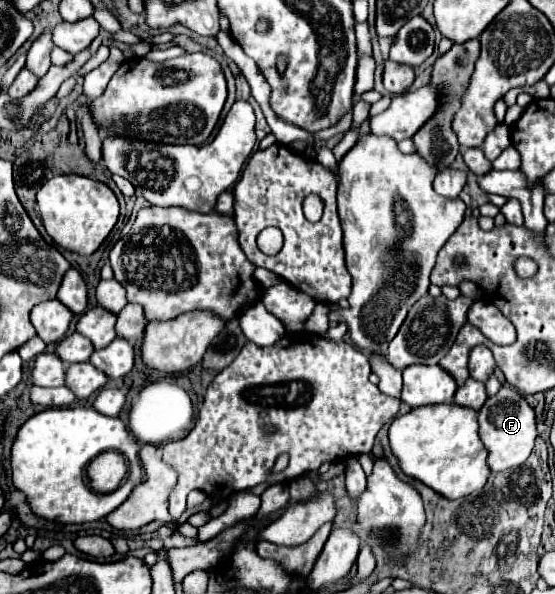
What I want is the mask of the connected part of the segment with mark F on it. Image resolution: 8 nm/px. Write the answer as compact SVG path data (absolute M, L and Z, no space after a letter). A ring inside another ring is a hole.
M507 383L497 391L497 395L489 397L485 405L479 409L479 437L489 451L487 463L491 471L505 471L517 467L527 461L533 451L537 439L537 419L535 411L529 407L525 397L517 391L507 387Z

